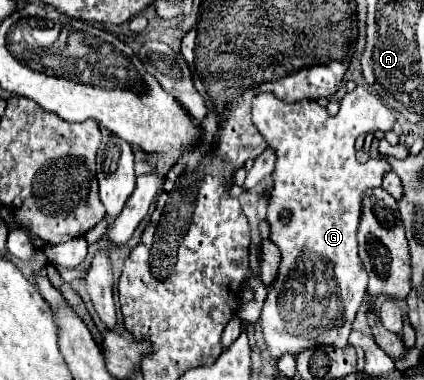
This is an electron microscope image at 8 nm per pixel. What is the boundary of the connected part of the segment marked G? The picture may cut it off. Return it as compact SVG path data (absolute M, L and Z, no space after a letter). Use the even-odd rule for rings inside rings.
M357 86L353 92L347 92L341 100L341 110L337 116L329 116L315 100L301 100L285 104L281 100L271 100L267 110L267 94L259 94L253 100L253 124L267 142L267 148L275 150L275 170L273 170L273 192L267 206L267 222L271 236L269 240L281 250L279 270L273 284L267 288L267 298L263 302L261 316L255 328L263 334L263 344L273 360L279 360L285 354L297 356L309 348L335 346L345 348L351 332L353 318L363 304L367 292L367 274L363 262L357 254L357 222L361 216L361 194L367 186L381 186L381 176L389 170L387 162L367 160L365 164L355 158L355 140L357 136L369 130L391 130L395 122L393 110L381 102L375 94L367 92L363 86ZM289 210L295 216L289 226L281 226L277 214Z

